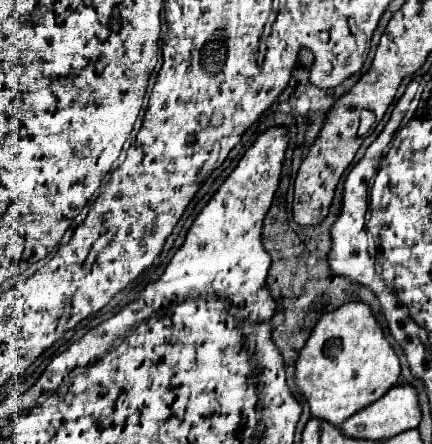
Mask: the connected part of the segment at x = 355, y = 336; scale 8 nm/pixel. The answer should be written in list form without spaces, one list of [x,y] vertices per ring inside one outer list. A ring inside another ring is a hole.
[[[362,301],[346,303],[346,305],[338,307],[336,311],[322,315],[322,319],[316,323],[306,347],[300,351],[300,357],[296,363],[296,385],[304,393],[312,415],[326,419],[332,425],[340,425],[342,421],[346,421],[360,409],[364,409],[364,407],[372,405],[374,401],[378,401],[380,397],[384,397],[388,393],[388,389],[392,389],[398,383],[398,379],[400,379],[400,359],[398,359],[396,351],[392,349],[392,345],[388,343],[380,323],[376,321],[376,313]],[[330,339],[342,341],[340,353],[324,351],[324,347]]]

